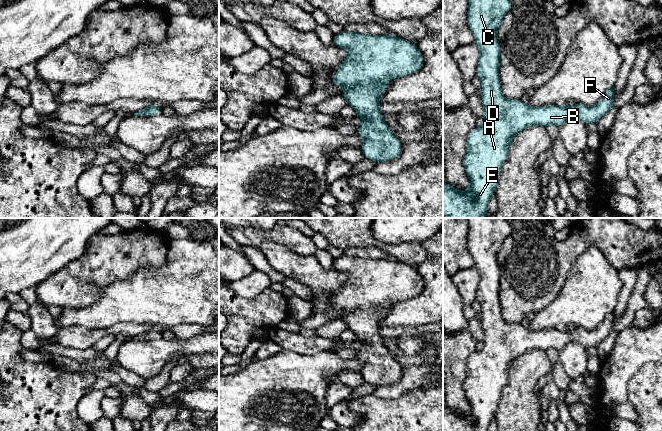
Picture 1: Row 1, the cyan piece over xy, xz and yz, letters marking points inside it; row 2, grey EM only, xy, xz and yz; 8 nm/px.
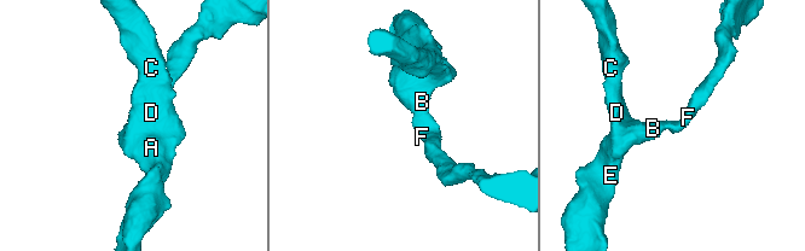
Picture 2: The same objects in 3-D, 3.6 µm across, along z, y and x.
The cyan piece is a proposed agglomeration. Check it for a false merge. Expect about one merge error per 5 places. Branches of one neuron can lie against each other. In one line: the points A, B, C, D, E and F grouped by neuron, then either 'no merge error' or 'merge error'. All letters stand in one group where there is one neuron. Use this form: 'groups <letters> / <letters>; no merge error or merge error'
groups A B C D E F; no merge error

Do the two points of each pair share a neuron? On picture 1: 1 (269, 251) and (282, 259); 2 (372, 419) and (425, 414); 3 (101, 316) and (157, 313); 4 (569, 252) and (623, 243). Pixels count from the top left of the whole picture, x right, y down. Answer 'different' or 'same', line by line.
1: same
2: same
3: same
4: same

